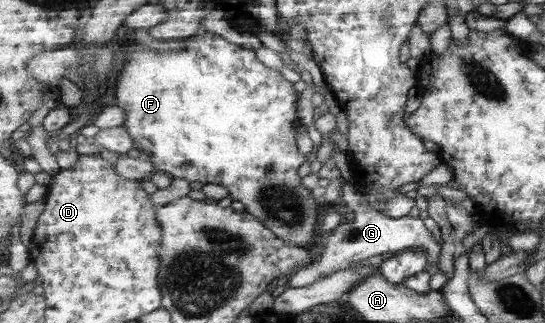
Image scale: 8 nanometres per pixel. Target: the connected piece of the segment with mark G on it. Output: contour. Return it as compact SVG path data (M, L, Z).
M342 181L342 198L346 204L354 210L353 221L349 224L341 222L328 237L328 243L322 249L322 253L316 261L310 263L308 267L302 268L292 276L289 276L284 281L287 282L290 288L301 288L312 285L316 280L322 278L322 275L330 275L332 273L348 268L362 259L374 257L374 255L384 255L384 253L401 252L410 247L425 248L428 253L428 262L434 261L441 257L442 245L434 241L432 231L424 225L424 221L417 217L406 216L400 219L388 217L382 211L374 209L368 203L368 197L363 195L354 184L348 181Z

